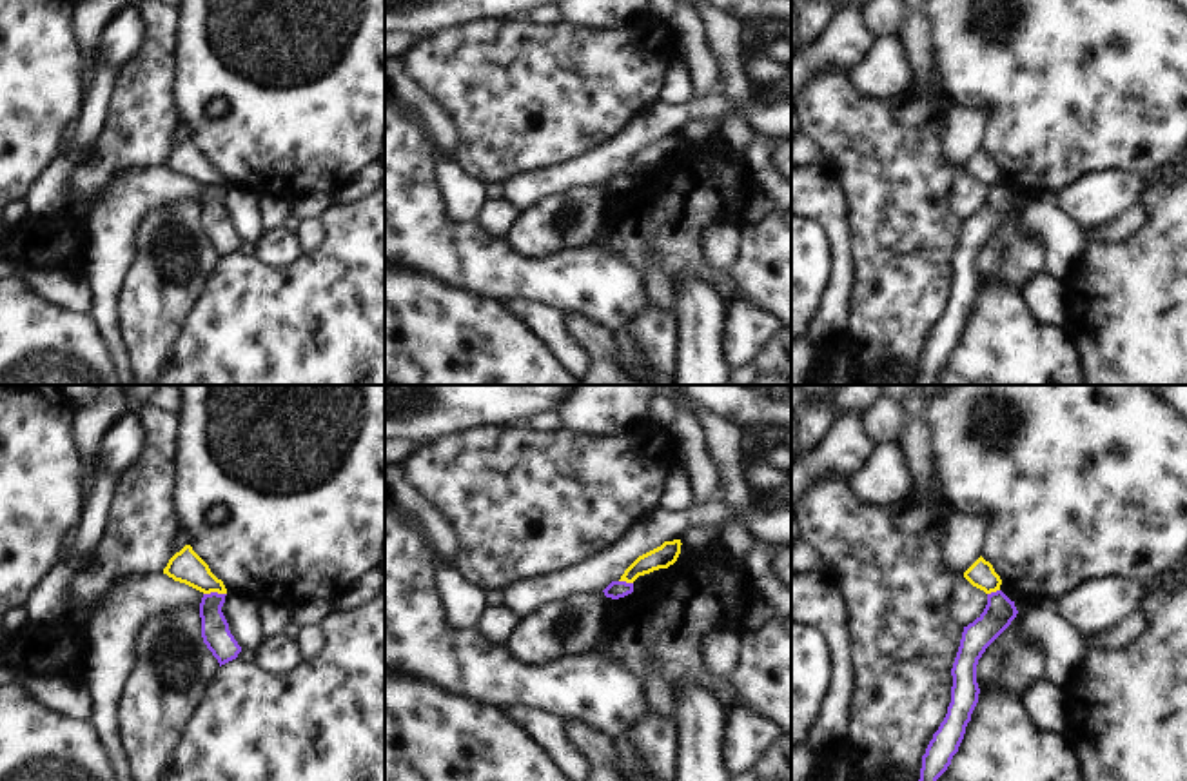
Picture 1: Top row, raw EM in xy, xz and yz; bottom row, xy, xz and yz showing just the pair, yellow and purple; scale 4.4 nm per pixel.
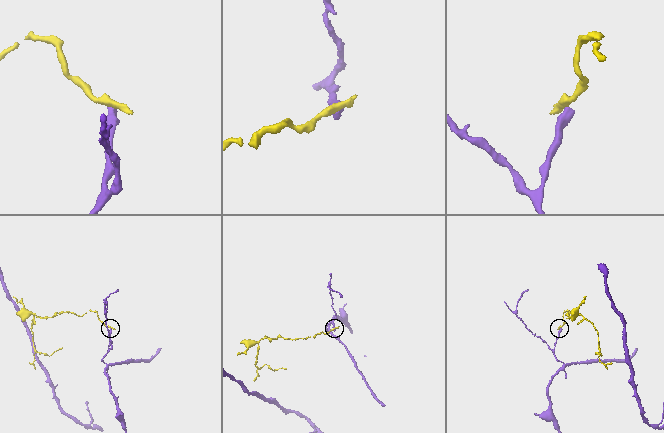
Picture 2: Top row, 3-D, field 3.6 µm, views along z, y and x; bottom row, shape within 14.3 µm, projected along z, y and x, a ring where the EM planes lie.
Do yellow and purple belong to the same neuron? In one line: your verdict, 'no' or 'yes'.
no

